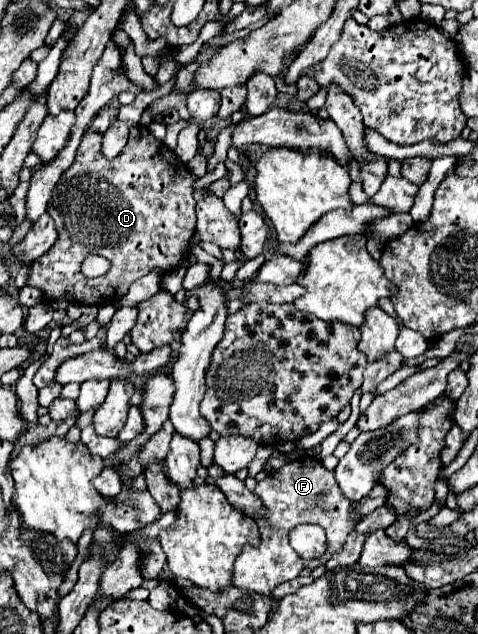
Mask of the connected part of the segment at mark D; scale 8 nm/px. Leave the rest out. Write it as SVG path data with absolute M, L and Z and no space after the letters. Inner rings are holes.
M115 106L101 108L101 112L93 118L93 124L85 132L77 148L75 162L61 176L59 184L53 190L53 198L49 200L47 210L55 220L59 236L55 246L31 264L31 276L27 282L29 286L35 286L43 292L45 302L55 302L59 298L65 298L67 302L75 302L81 306L117 304L129 292L129 286L137 278L153 270L159 270L159 278L165 278L165 274L181 268L183 262L189 258L189 246L195 236L195 220L197 220L195 200L193 200L195 176L173 154L173 150L169 150L163 142L159 142L149 132L149 128L141 124L131 128L129 142L117 158L113 160L103 158L99 152L101 136L113 124L115 118L117 118ZM87 254L105 256L111 262L109 272L99 278L83 276L81 262Z

